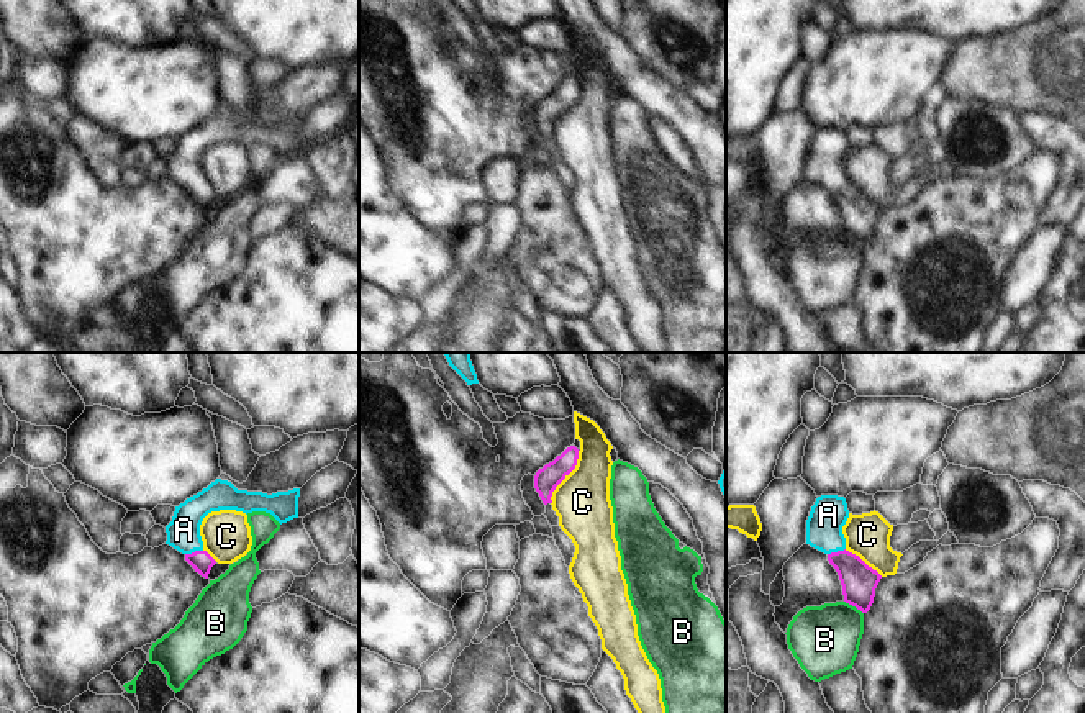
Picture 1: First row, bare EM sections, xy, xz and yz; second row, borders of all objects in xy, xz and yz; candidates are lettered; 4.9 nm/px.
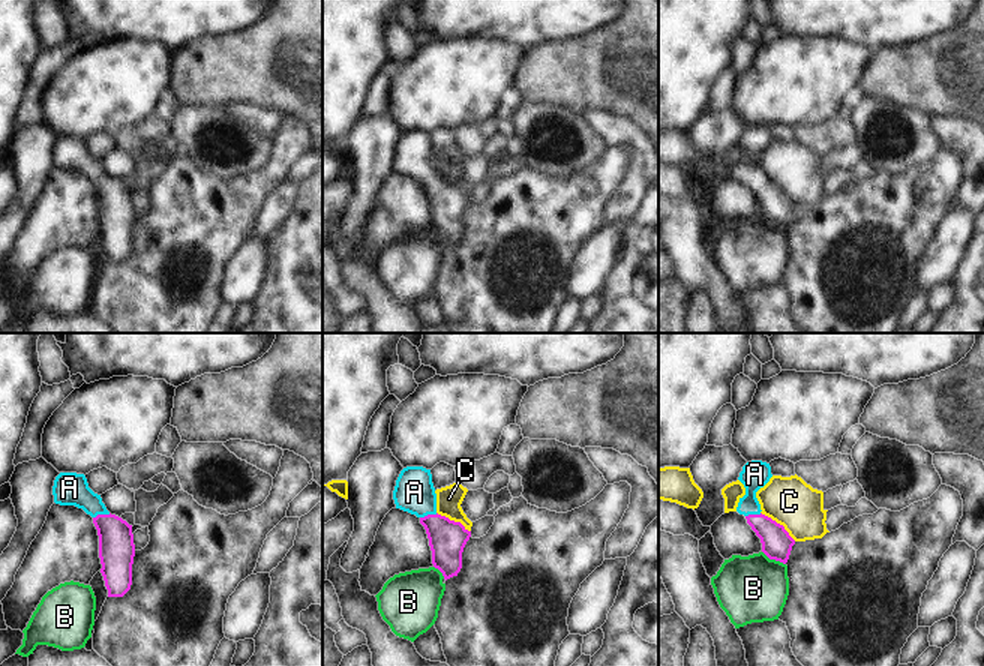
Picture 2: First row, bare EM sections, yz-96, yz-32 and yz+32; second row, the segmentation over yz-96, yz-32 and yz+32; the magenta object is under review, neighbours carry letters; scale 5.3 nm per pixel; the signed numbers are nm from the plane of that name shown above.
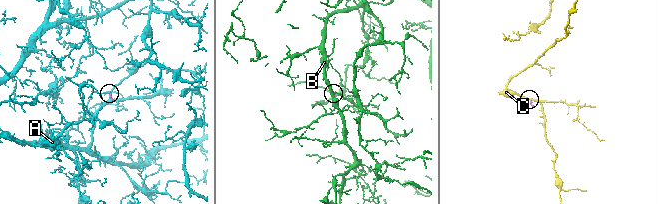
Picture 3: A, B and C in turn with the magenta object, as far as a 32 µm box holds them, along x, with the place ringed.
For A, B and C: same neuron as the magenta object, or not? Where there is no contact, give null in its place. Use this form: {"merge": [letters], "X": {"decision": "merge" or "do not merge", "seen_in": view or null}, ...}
{"merge": ["A"], "A": {"decision": "merge", "seen_in": "xy"}, "B": {"decision": "do not merge", "seen_in": "yz"}, "C": {"decision": "do not merge", "seen_in": "xz"}}

